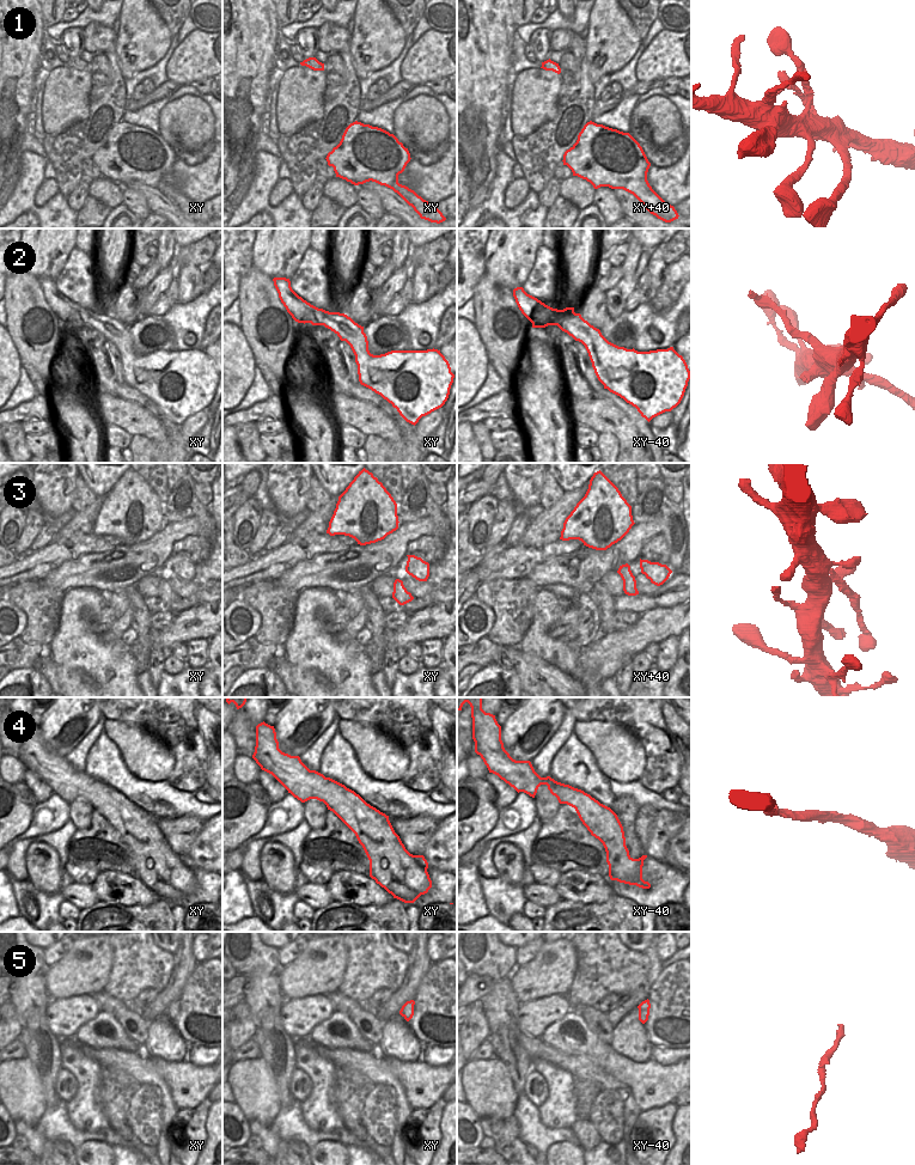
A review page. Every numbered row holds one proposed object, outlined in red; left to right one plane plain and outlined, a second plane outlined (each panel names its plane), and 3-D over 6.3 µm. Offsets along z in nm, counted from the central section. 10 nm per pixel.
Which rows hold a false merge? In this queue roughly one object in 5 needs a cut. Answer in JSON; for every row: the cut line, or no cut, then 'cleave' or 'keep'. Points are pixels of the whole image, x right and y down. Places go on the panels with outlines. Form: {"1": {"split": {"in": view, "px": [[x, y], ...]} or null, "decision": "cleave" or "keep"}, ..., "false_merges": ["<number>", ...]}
{"1": {"split": null, "decision": "keep"}, "2": {"split": {"in": "xy-40", "px": [[567, 307], [563, 316], [556, 316], [543, 327]]}, "decision": "cleave"}, "3": {"split": null, "decision": "keep"}, "4": {"split": null, "decision": "keep"}, "5": {"split": null, "decision": "keep"}, "false_merges": ["2"]}

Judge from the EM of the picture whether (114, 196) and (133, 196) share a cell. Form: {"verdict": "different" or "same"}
{"verdict": "different"}

